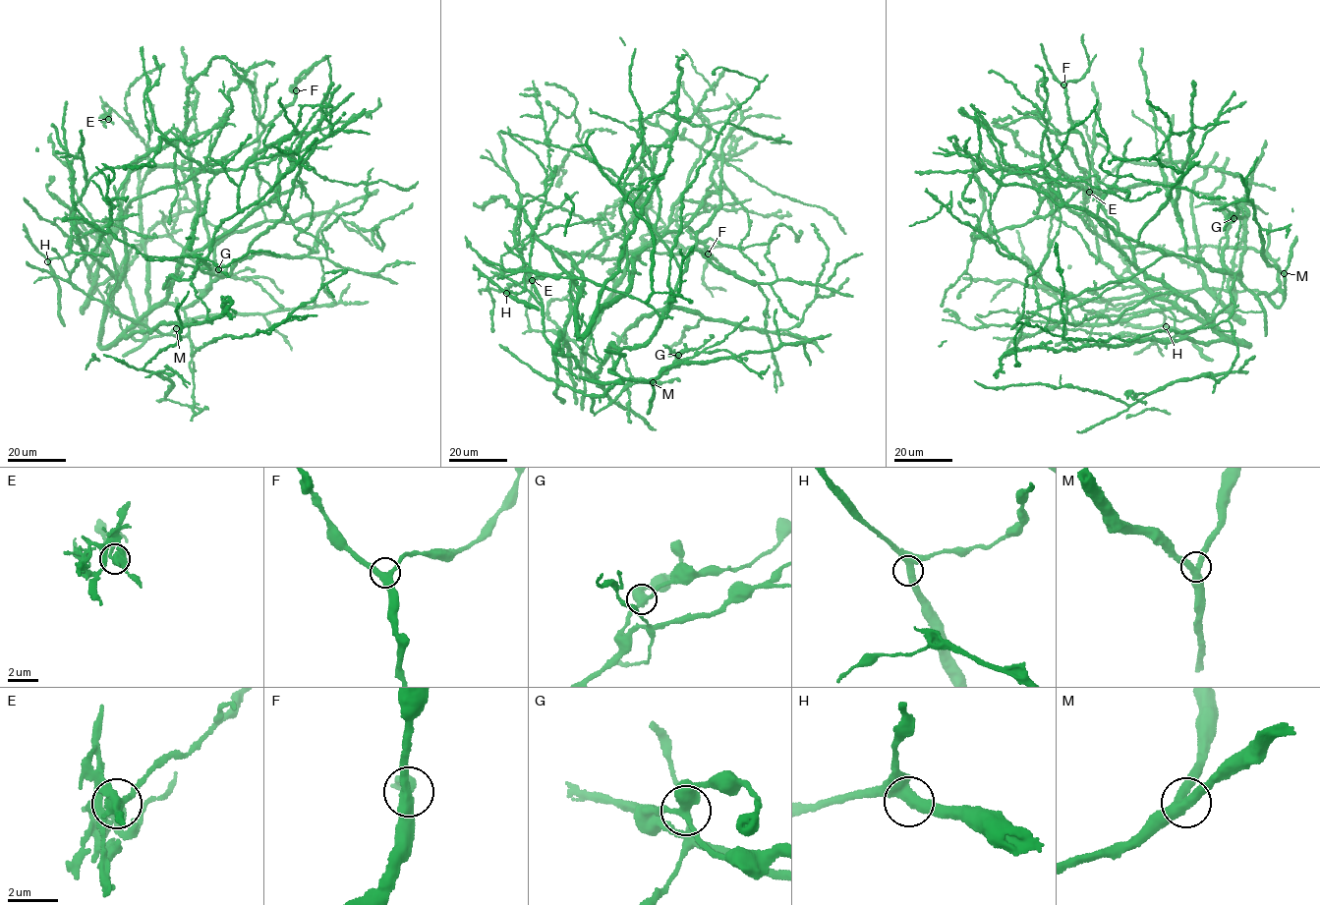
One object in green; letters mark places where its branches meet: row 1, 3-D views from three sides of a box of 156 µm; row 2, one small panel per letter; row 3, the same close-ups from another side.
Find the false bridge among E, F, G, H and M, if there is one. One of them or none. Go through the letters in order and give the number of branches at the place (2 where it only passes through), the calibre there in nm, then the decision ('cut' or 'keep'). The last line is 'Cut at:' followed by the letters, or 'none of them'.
E: 3 branches meet; 400 nm thick; cut
F: 3 branches meet; 400 nm thick; keep
G: 3 branches meet; 400 nm thick; keep
H: 3 branches meet; 400 nm thick; keep
M: 3 branches meet; 380 nm thick; keep
Cut at: E

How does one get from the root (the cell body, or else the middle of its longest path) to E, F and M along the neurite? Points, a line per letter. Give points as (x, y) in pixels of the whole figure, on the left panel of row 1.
E: (173, 305), (150, 307), (147, 292), (148, 259), (140, 197), (148, 151), (107, 103), (102, 107), (108, 119)
F: (173, 305), (150, 306), (140, 197), (152, 164), (209, 170), (254, 142), (296, 90)
M: (173, 305), (155, 304), (144, 322), (139, 320), (133, 335), (136, 340), (149, 339), (169, 334), (176, 328)

